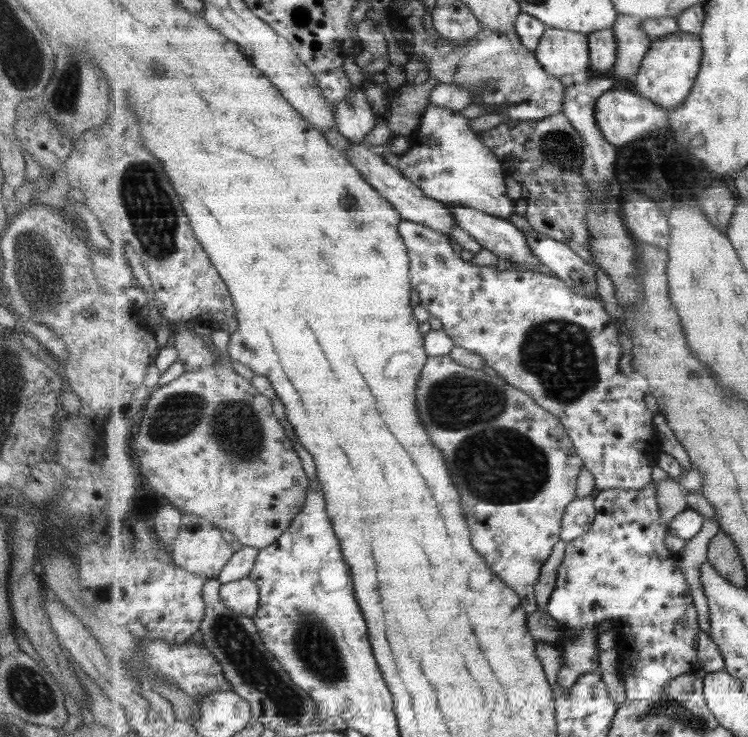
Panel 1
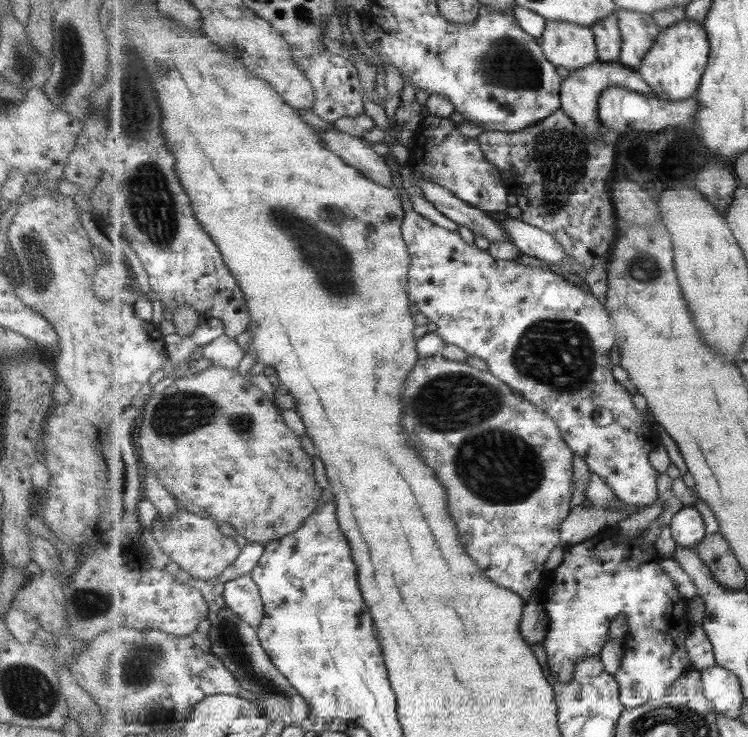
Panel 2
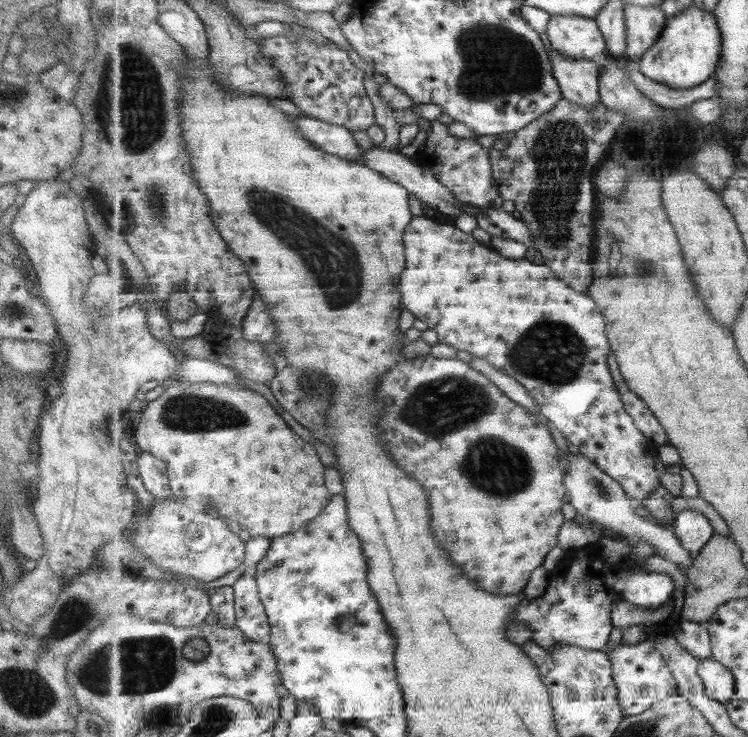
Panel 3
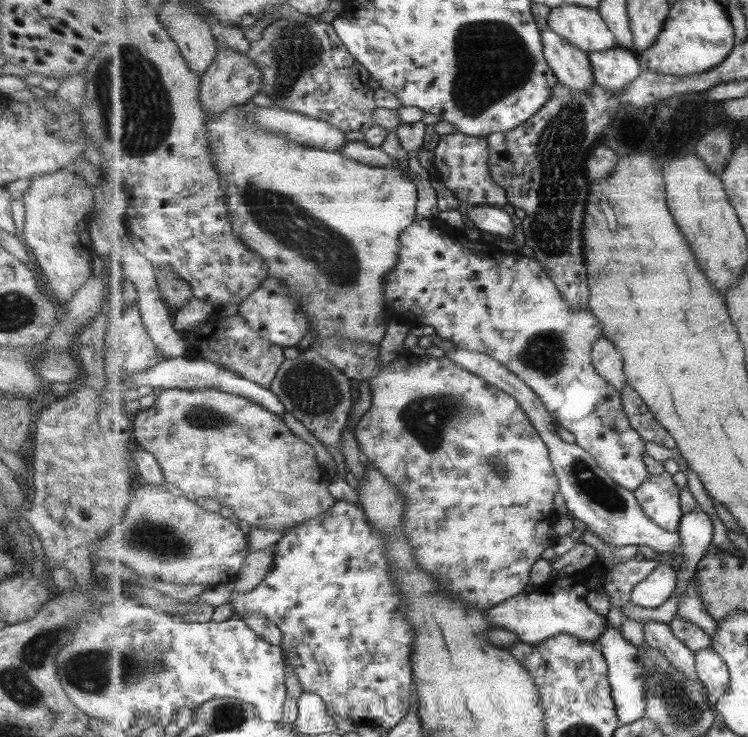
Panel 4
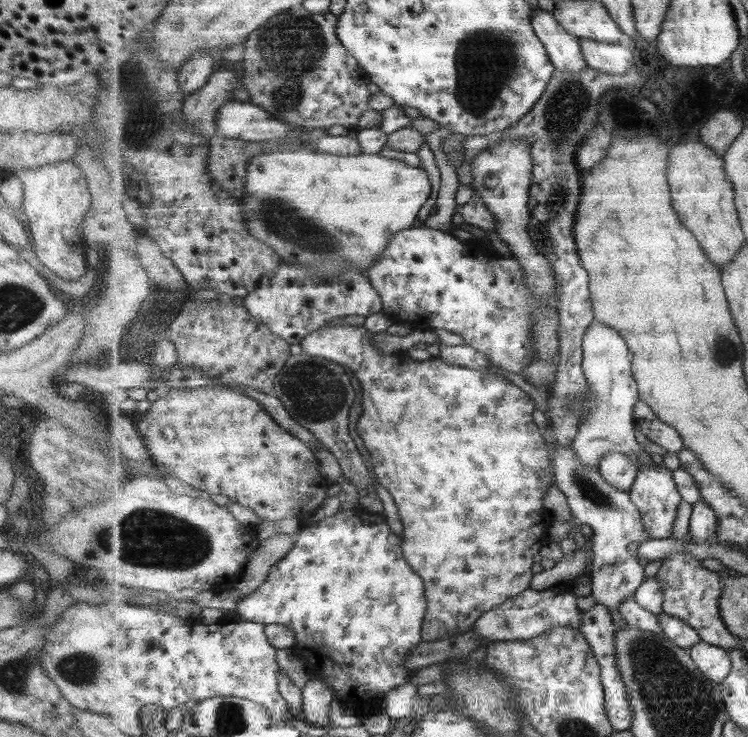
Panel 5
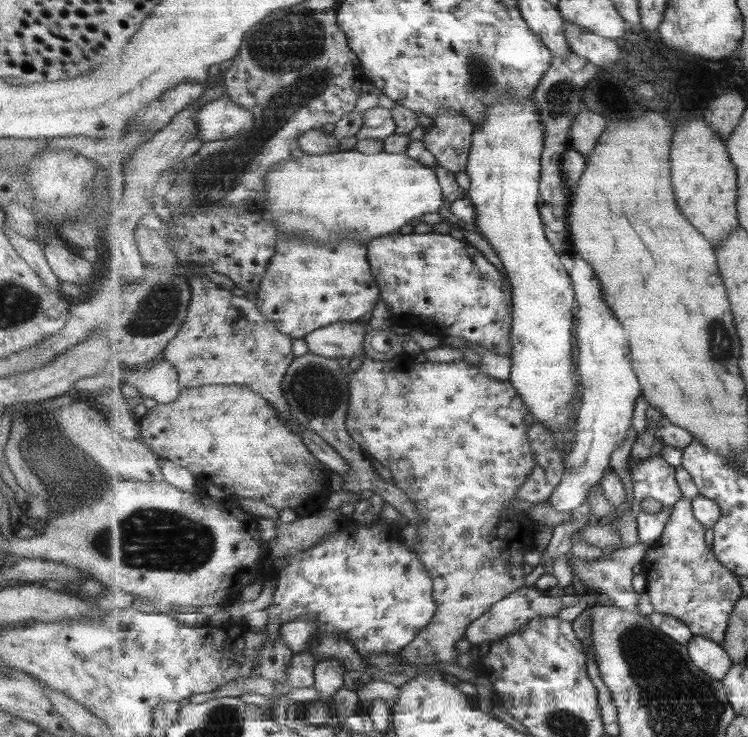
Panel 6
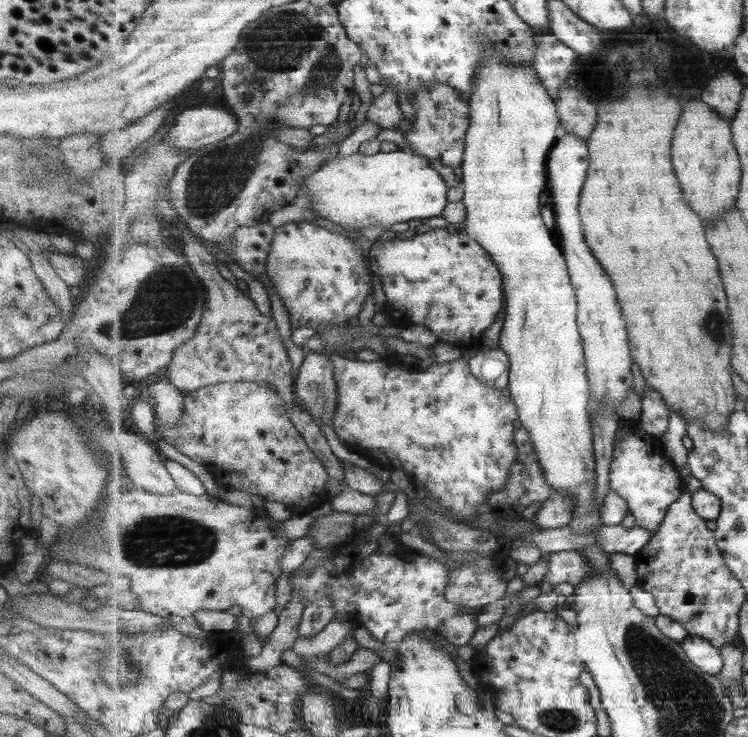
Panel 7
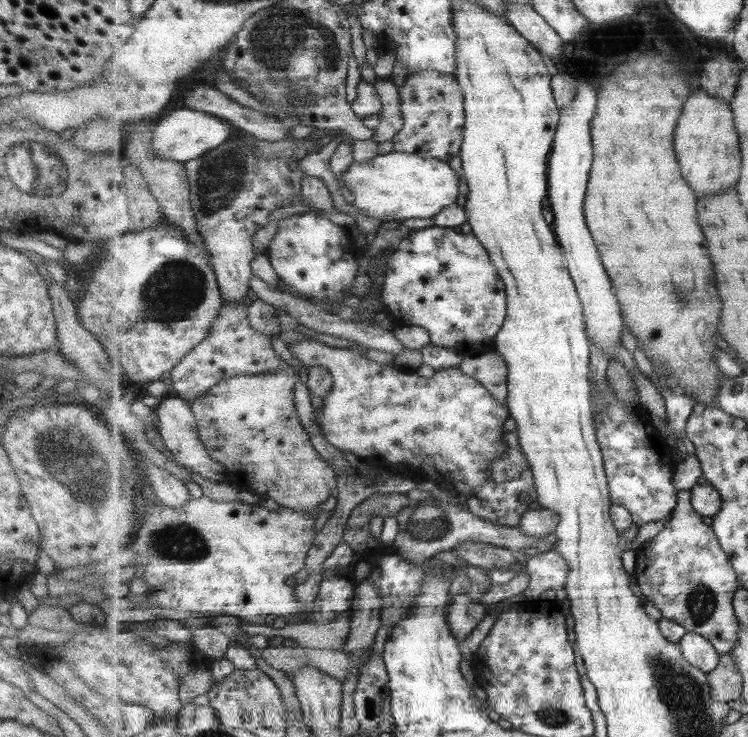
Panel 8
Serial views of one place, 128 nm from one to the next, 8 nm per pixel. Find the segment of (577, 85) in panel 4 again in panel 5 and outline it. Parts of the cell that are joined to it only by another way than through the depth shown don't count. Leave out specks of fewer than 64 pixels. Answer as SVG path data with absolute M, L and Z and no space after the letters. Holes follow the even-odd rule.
M551 11L533 12L533 26L556 69L580 73L589 67L580 38L569 34Z

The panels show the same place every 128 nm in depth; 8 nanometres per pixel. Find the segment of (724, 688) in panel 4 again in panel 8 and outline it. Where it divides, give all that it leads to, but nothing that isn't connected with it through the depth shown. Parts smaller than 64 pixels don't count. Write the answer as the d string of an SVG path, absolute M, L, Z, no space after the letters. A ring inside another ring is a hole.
M688 632L679 643L685 658L699 670L709 674L718 668L721 655L702 634Z

